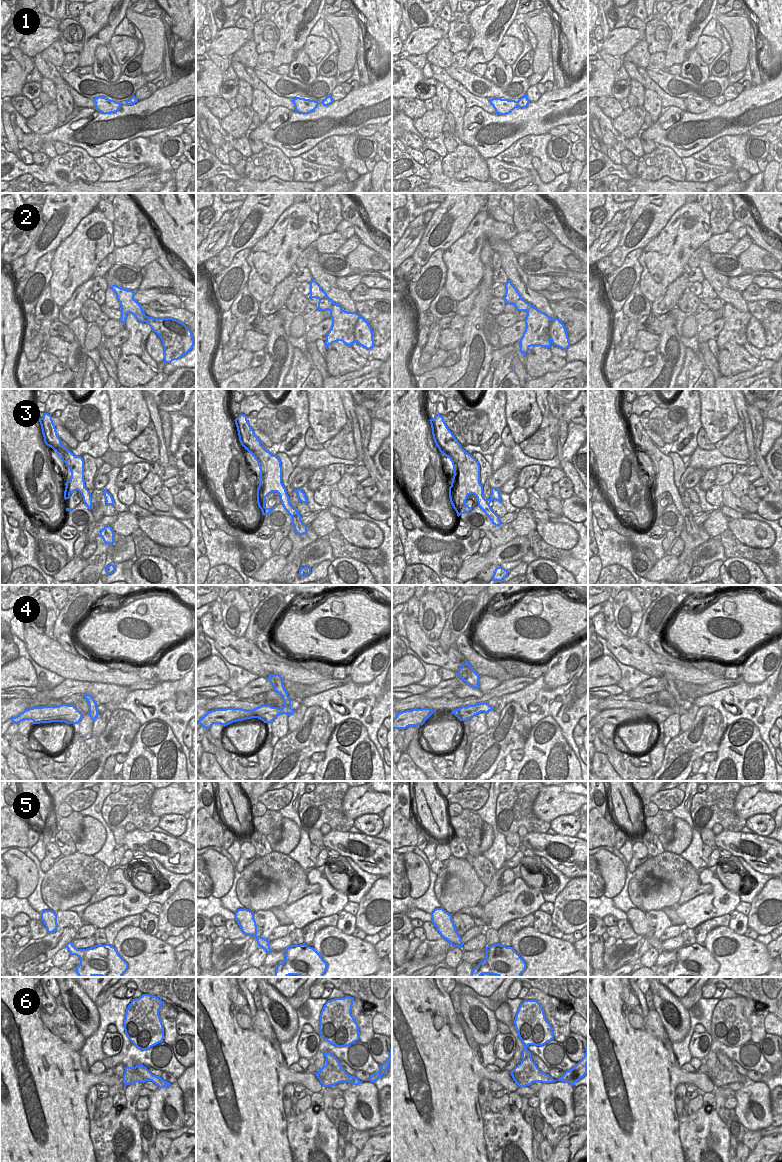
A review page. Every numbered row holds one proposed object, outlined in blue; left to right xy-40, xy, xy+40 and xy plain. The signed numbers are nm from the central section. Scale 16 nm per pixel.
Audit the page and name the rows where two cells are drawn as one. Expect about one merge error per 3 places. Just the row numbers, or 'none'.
1, 2, 4, 6

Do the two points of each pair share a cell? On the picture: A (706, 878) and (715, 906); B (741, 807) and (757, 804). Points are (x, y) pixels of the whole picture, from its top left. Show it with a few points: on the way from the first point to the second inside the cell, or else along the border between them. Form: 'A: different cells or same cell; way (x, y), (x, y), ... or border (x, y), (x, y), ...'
A: same cell; way (713, 883), (716, 886), (716, 899)
B: same cell; way (745, 805), (753, 804)

